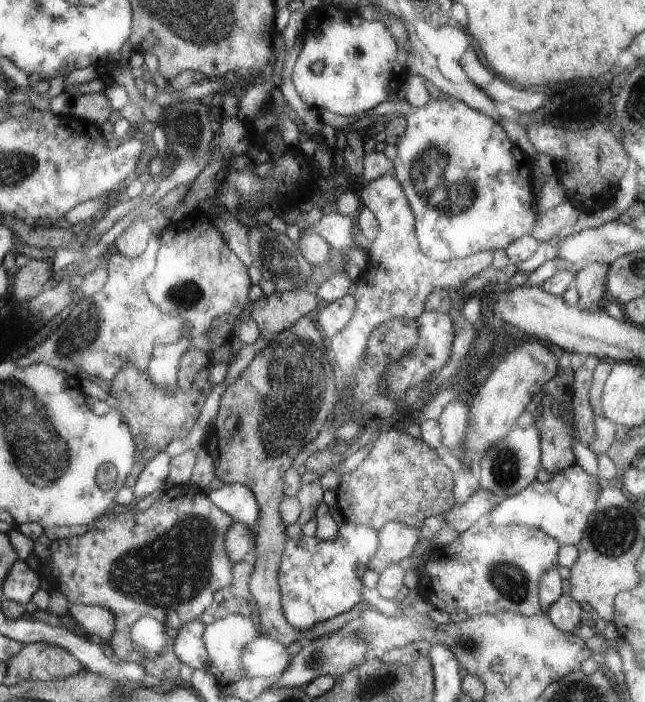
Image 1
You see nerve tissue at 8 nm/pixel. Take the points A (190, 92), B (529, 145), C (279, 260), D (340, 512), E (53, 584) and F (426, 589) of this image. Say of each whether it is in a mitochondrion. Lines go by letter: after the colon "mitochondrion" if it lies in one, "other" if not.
A: other
B: other
C: mitochondrion
D: other
E: other
F: other

